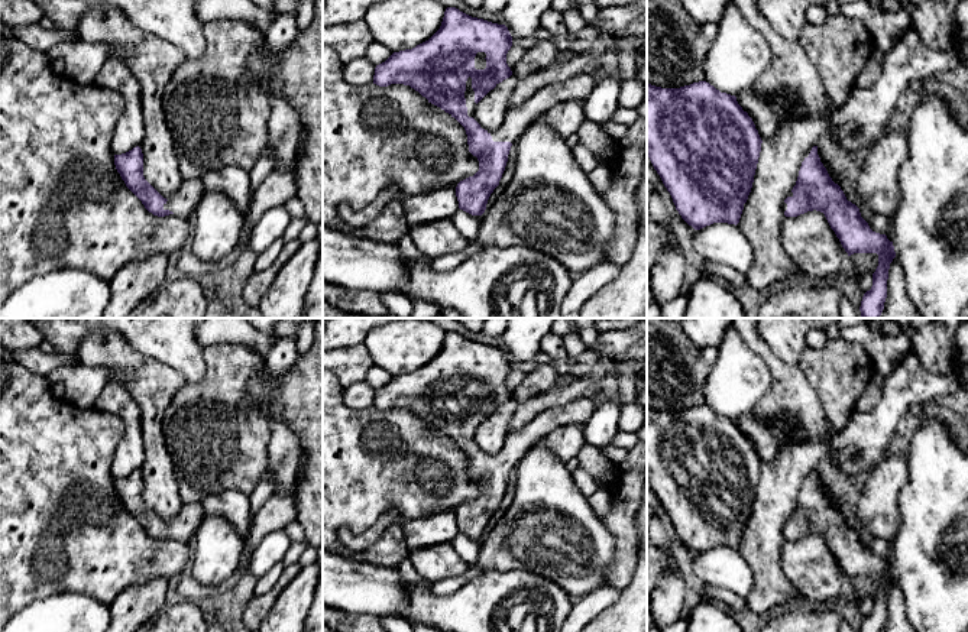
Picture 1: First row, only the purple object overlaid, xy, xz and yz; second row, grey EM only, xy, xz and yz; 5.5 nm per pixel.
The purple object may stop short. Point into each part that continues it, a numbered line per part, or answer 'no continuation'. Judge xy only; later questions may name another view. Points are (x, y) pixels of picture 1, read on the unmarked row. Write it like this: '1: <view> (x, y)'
1: xy (183, 527)

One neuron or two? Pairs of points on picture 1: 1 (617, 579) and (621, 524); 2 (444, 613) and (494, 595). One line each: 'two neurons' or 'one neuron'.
1: one neuron
2: one neuron

